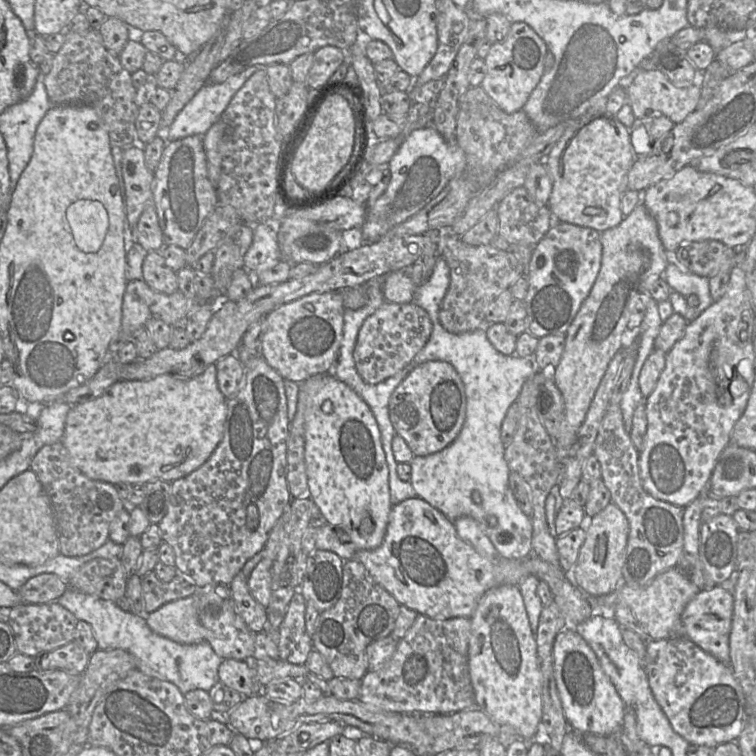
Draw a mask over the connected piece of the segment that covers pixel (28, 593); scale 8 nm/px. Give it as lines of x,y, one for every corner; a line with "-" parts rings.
44,573
30,578
17,593
22,603
42,604
57,601
68,586
57,575

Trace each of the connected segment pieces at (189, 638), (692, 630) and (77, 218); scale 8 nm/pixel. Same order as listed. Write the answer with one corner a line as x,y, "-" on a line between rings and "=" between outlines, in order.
194,595
168,602
146,615
145,619
153,632
174,642
197,644
204,641
=
715,585
710,589
700,590
689,601
681,614
682,635
689,638
719,661
729,664
729,638
732,625
733,607
733,593
721,585
=
80,199
67,207
65,216
77,246
84,252
97,251
109,226
108,213
103,204

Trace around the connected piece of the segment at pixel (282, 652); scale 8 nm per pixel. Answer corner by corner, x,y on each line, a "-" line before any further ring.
298,590
291,598
279,626
279,659
297,665
304,664
313,649
312,638
306,630
305,610
306,600

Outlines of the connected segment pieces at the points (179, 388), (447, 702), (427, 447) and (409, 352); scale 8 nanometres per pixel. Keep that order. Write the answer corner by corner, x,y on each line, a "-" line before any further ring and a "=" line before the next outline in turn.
215,364
190,379
162,374
146,380
120,380
98,398
71,407
61,441
76,467
90,479
113,485
147,484
153,480
173,482
202,466
221,442
226,403
218,388
=
418,614
405,636
383,667
369,670
361,679
358,700
386,712
431,712
450,714
476,706
468,668
468,645
471,620
465,617
450,619
430,618
=
428,361
415,367
395,388
388,411
395,430
413,456
427,456
450,445
459,435
466,414
463,383
454,367
444,361
=
415,303
382,304
363,322
353,350
355,368
368,384
378,384
408,365
425,346
433,329
427,312

